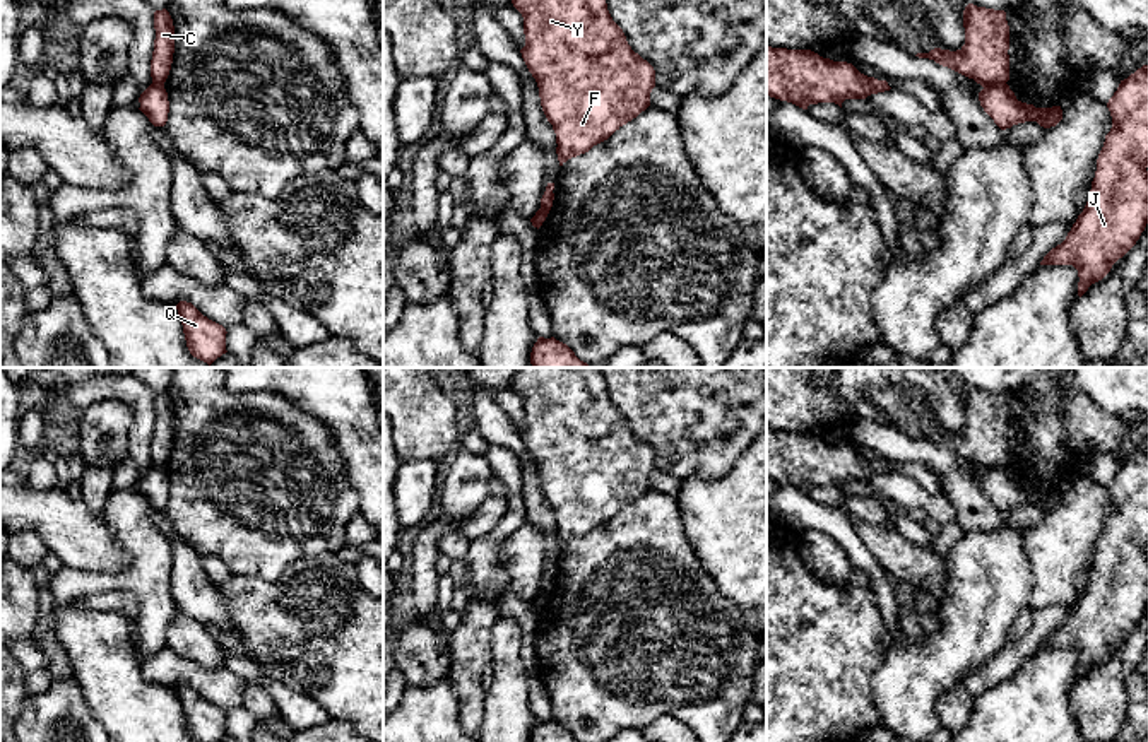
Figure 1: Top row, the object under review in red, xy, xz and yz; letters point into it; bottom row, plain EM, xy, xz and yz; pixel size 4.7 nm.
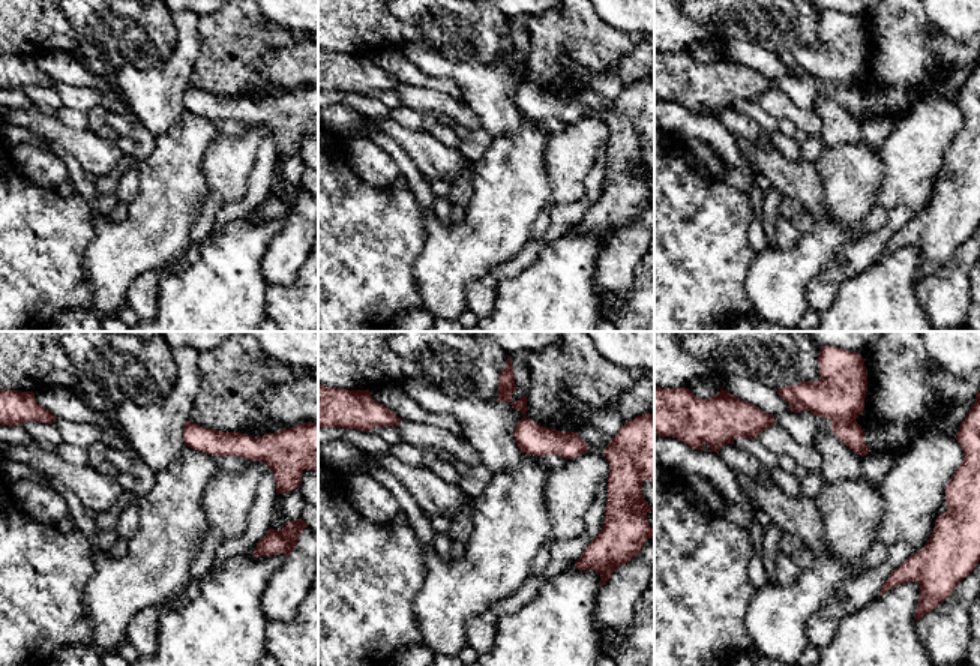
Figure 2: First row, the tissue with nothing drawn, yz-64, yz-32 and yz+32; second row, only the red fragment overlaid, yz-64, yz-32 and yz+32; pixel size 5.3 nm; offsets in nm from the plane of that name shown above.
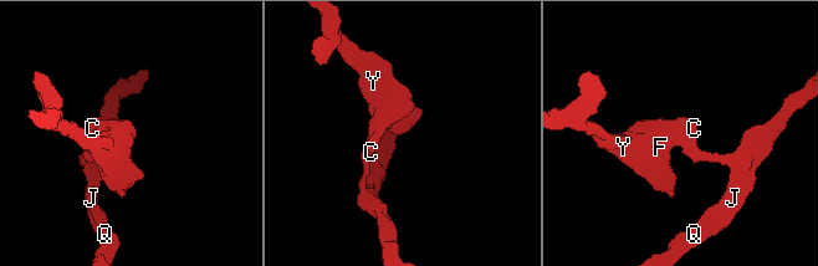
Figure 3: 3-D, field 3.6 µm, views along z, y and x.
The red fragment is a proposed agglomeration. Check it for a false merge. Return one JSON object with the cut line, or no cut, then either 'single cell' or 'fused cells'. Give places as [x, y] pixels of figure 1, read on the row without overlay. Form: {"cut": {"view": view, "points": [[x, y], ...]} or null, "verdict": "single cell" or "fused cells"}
{"cut": {"view": "yz", "points": [[1005, 465], [984, 471]]}, "verdict": "fused cells"}

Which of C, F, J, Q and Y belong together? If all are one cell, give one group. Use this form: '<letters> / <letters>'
C F Y / J Q

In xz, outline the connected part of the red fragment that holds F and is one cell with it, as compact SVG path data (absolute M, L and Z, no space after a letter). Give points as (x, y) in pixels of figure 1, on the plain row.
M517 368L512 386L524 400L525 429L520 436L537 465L542 494L556 516L559 549L607 523L650 489L655 453L628 427L599 368Z

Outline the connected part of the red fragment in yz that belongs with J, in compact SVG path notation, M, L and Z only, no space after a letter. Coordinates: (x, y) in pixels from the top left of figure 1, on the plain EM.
M1148 448L1121 463L1107 491L1112 511L1097 542L1088 585L1066 622L1040 645L1040 648L1073 648L1080 660L1080 680L1136 627L1148 607Z

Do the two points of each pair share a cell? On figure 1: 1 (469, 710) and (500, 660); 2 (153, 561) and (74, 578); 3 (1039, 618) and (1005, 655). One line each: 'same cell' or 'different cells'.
1: different cells
2: same cell
3: same cell

